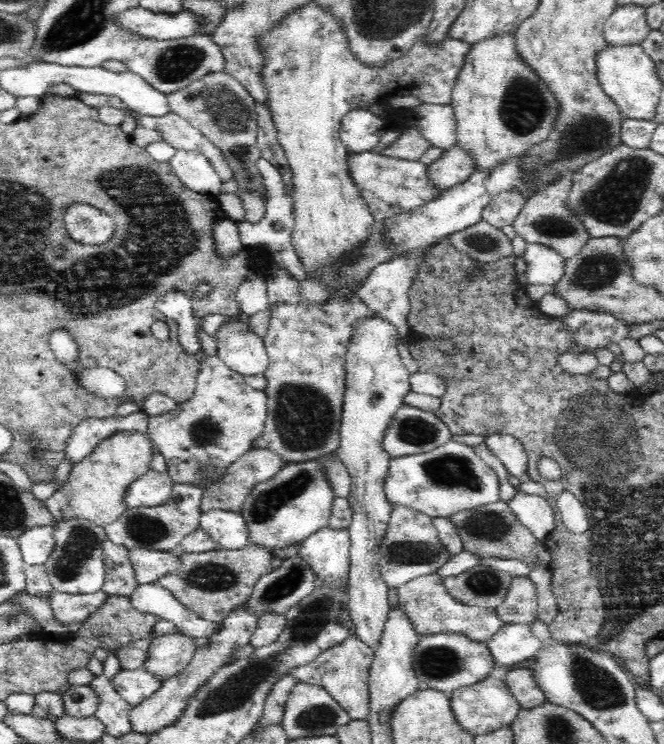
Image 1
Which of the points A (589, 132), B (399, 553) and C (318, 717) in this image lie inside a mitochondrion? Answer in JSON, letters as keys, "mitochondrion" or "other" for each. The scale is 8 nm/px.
{"A":"mitochondrion","B":"mitochondrion","C":"mitochondrion"}

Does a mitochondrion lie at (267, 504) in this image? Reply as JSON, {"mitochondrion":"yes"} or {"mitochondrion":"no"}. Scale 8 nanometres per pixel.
{"mitochondrion":"yes"}

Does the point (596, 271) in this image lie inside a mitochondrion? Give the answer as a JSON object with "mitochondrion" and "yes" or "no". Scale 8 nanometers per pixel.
{"mitochondrion":"yes"}

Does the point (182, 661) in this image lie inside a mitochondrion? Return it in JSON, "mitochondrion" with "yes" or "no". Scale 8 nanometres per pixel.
{"mitochondrion":"no"}

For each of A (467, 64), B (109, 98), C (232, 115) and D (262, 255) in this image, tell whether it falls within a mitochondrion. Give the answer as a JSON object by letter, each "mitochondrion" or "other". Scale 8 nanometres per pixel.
{"A":"other","B":"other","C":"mitochondrion","D":"other"}

